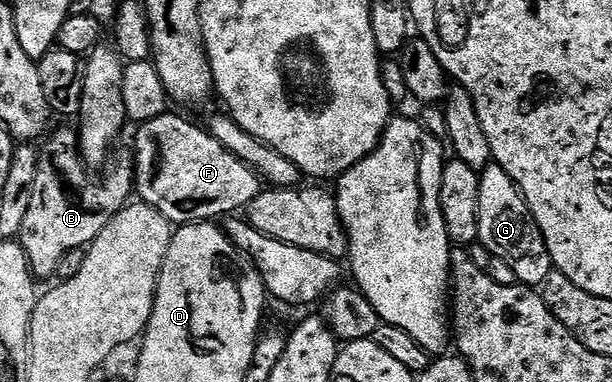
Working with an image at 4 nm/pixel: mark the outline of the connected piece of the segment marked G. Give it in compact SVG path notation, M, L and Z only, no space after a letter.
M495 162L488 164L479 174L479 234L478 241L495 260L507 262L515 270L517 283L526 286L544 285L550 272L554 271L553 259L545 245L543 234L521 197L517 184Z

